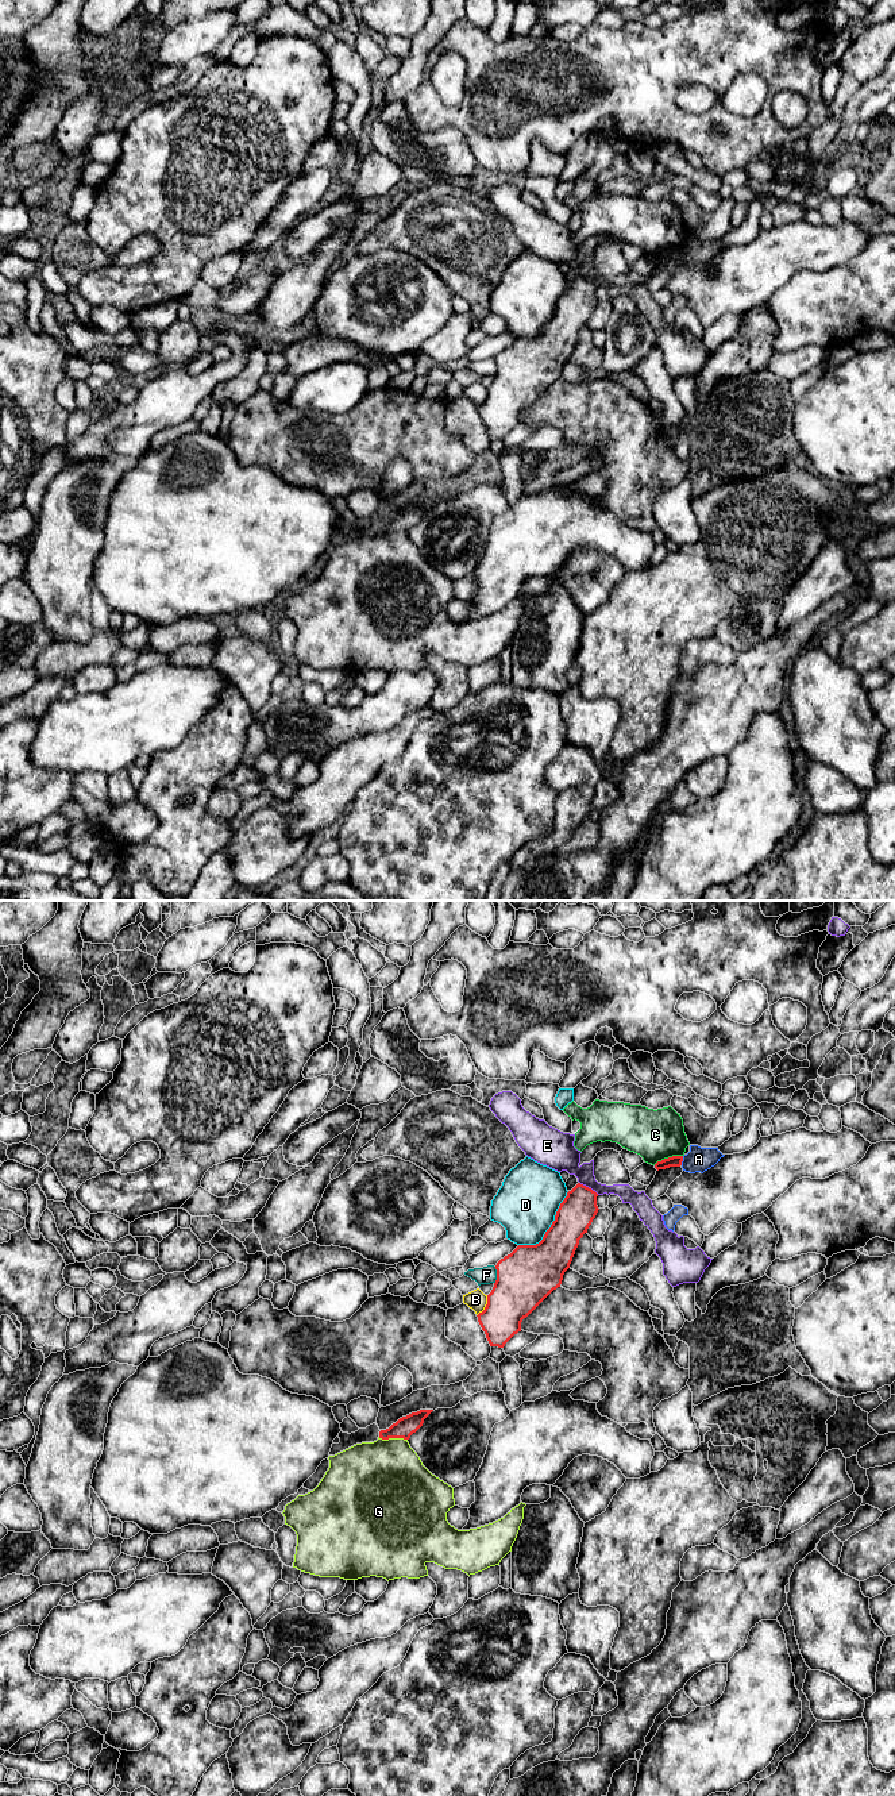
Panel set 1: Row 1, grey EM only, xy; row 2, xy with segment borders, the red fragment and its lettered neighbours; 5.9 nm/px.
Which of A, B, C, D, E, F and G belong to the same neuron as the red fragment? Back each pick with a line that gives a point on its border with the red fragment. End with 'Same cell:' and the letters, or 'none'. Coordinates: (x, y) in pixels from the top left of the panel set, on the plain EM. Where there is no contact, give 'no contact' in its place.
Same cell: none

